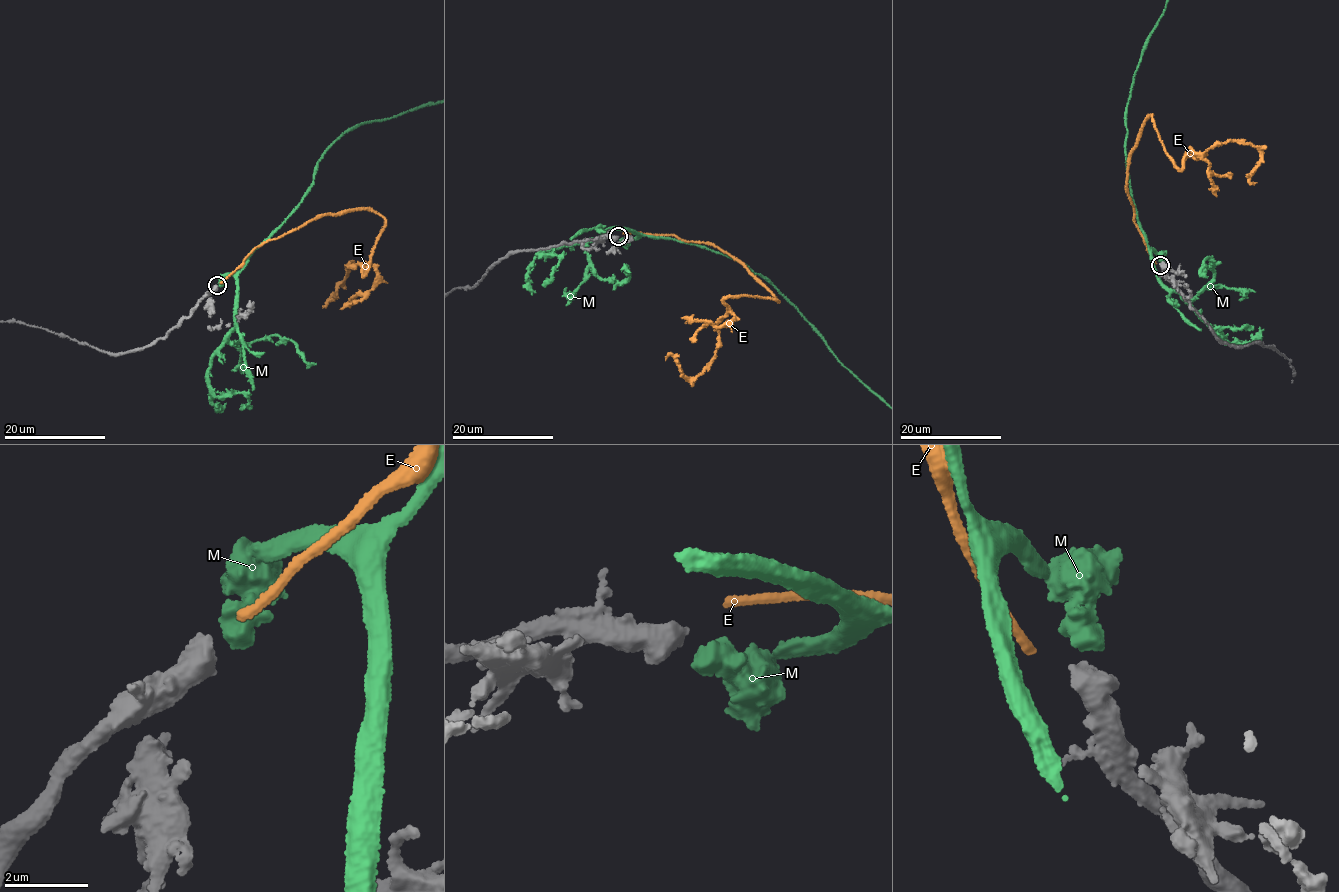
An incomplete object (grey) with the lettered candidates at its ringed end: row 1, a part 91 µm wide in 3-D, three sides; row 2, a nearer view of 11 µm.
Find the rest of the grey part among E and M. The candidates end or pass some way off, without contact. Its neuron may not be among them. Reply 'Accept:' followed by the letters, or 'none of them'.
Accept: none of them

